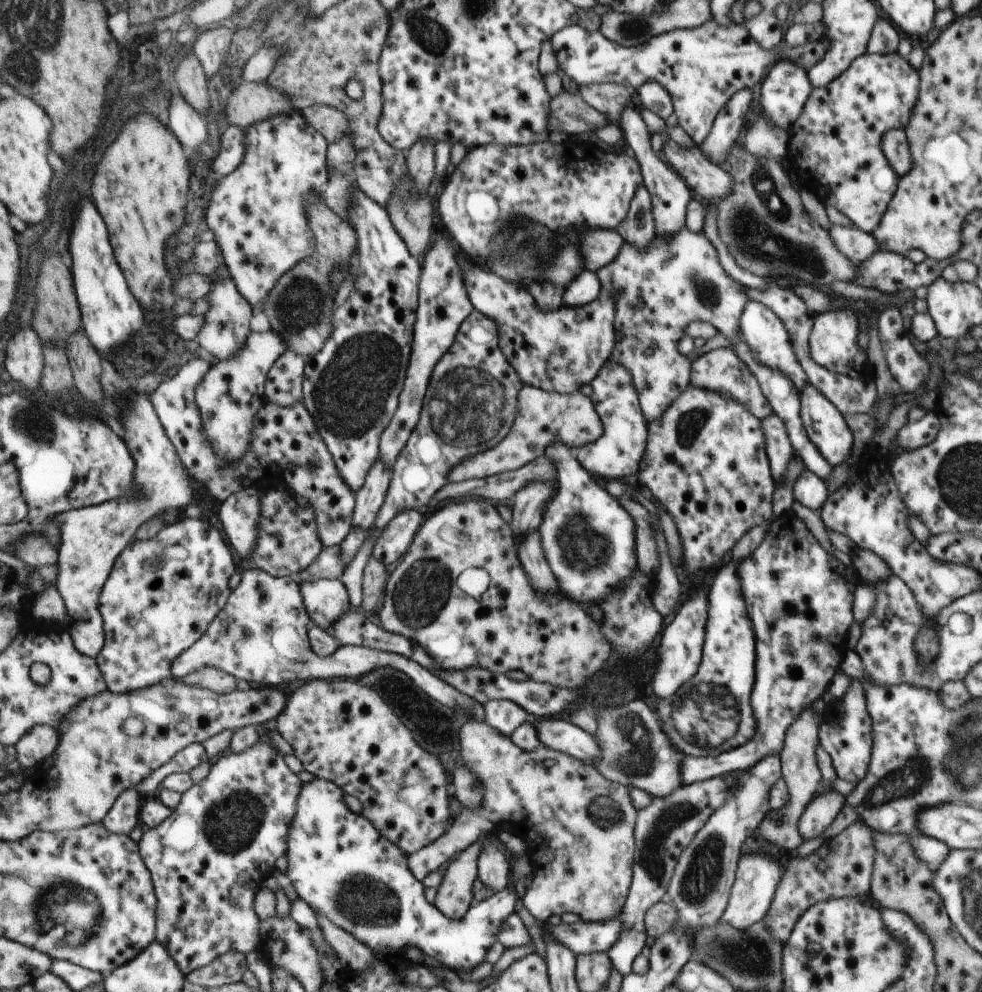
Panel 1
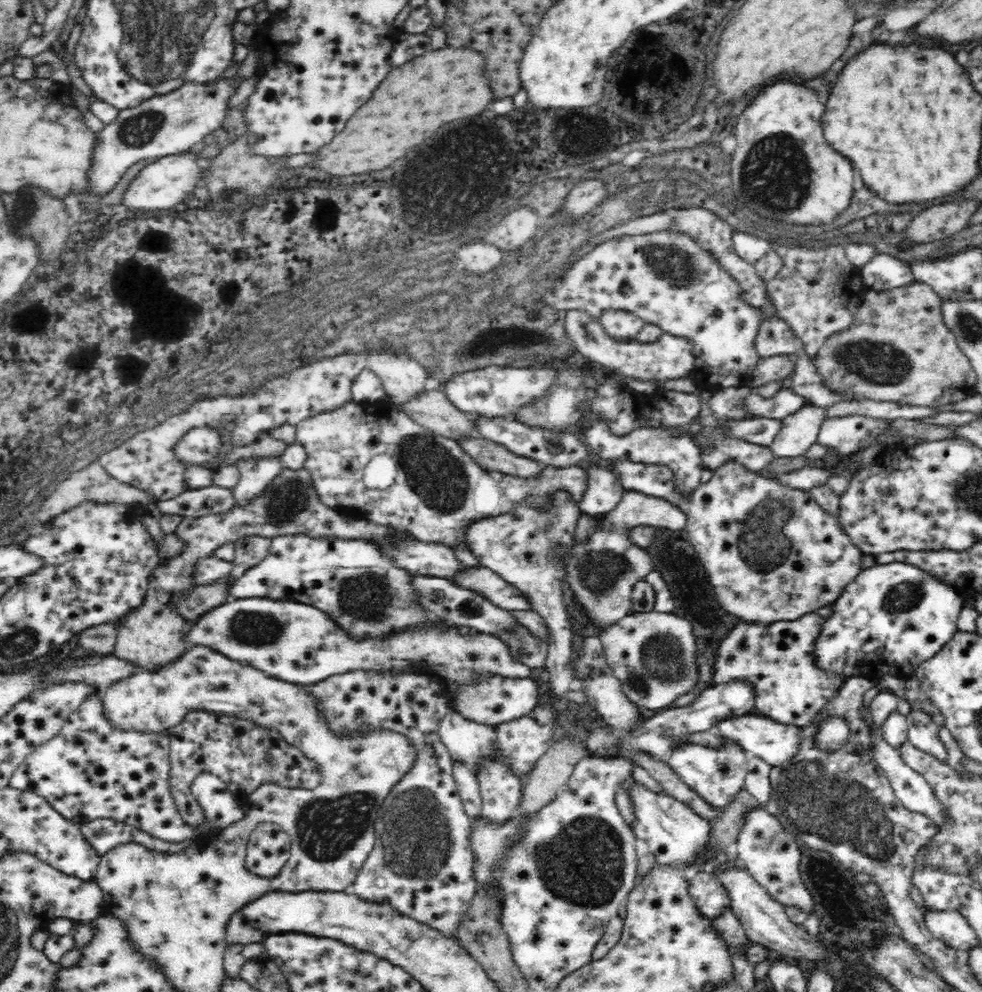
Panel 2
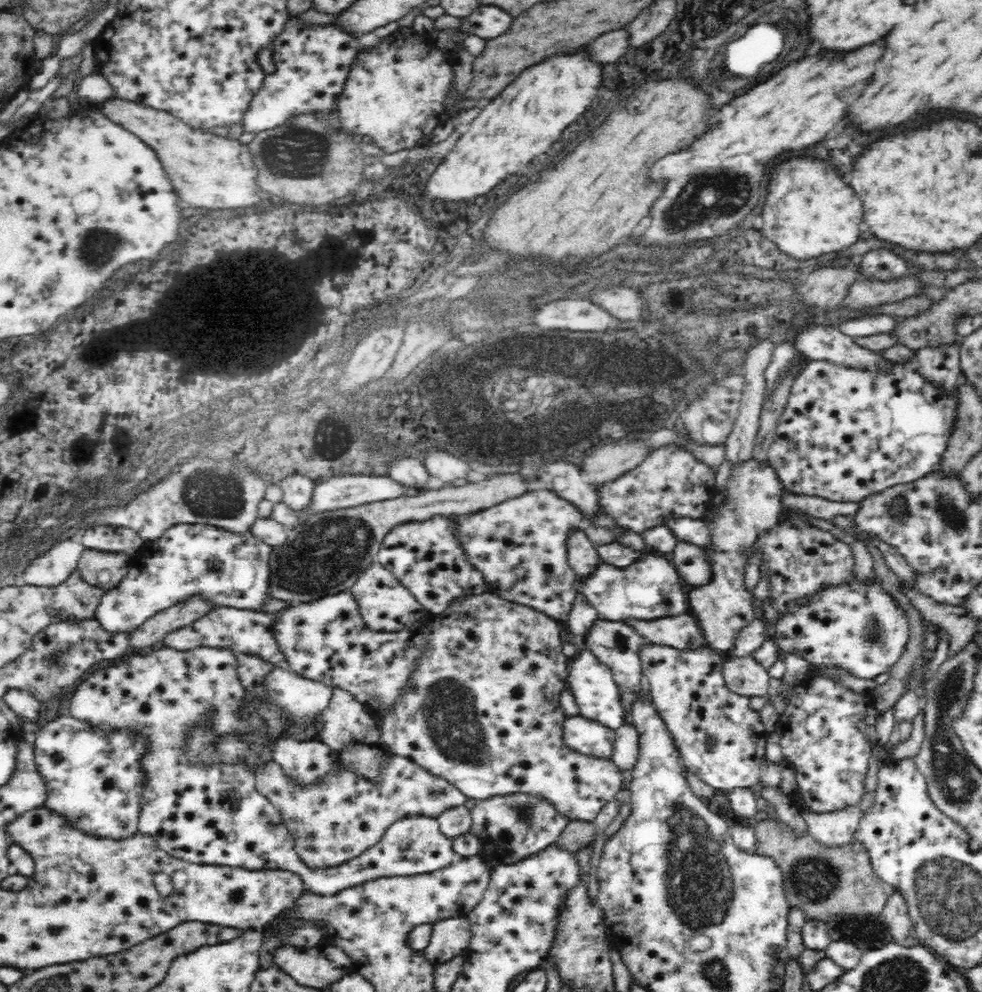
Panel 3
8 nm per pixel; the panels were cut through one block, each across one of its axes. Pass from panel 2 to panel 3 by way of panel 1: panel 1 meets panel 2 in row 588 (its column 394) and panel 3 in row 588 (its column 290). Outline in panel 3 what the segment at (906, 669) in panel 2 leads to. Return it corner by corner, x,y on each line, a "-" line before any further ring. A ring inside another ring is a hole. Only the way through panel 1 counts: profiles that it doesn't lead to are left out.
856,582
850,588
826,590
820,596
820,600
814,600
812,604
803,606
789,615
788,618
776,620
771,634
778,643
781,656
786,651
797,651
809,662
815,662
815,664
833,662
843,666
846,670
849,668
849,671
856,676
876,678
879,674
889,672
892,664
906,650
909,632
907,617
890,595
879,592
878,583
863,588
859,582

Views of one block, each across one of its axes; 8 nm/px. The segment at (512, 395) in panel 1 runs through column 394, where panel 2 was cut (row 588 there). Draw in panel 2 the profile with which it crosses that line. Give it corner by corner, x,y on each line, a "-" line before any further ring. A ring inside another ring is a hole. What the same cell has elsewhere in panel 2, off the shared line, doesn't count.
470,566
465,568
464,572
458,572
451,582
477,593
492,602
494,606
500,606
504,610
531,609
530,600
526,599
526,596
518,591
518,588
488,568

